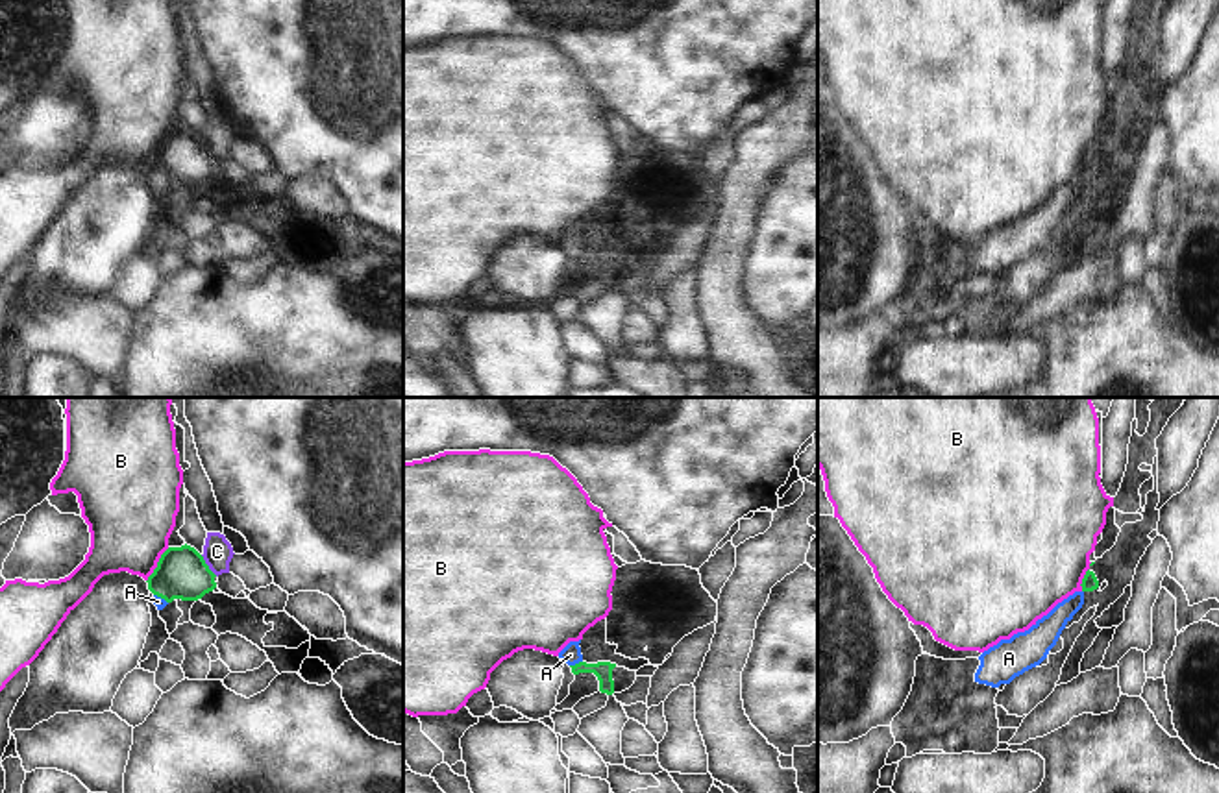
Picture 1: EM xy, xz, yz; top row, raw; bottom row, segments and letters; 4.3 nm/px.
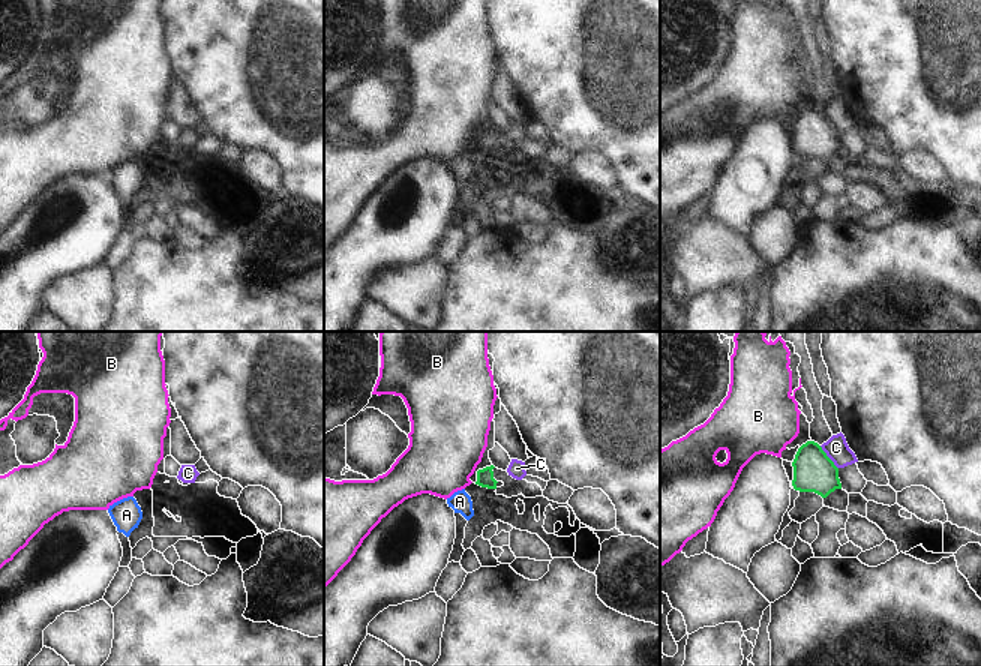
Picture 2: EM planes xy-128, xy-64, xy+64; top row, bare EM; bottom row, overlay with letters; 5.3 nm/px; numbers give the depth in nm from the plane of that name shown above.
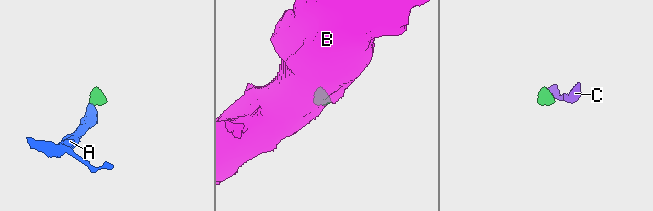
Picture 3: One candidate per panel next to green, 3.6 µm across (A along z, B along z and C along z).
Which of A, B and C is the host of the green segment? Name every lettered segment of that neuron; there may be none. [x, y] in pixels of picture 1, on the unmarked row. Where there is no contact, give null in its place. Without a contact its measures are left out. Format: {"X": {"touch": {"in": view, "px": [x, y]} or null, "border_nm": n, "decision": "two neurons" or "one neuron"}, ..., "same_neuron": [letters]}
{"A": {"touch": {"in": "xz", "px": [576, 250]}, "border_nm": 60, "decision": "one neuron"}, "B": {"touch": {"in": "xy", "px": [158, 150]}, "border_nm": 180, "decision": "two neurons"}, "C": {"touch": {"in": "xy", "px": [208, 152]}, "border_nm": 120, "decision": "two neurons"}, "same_neuron": ["A"]}

